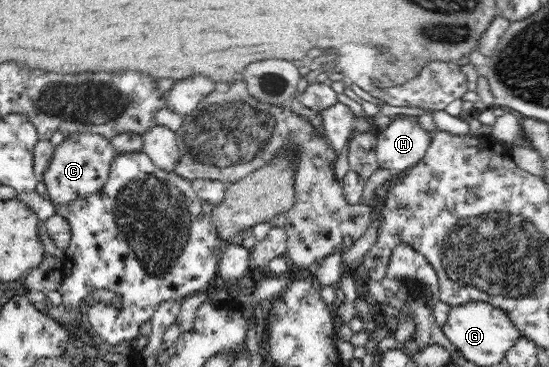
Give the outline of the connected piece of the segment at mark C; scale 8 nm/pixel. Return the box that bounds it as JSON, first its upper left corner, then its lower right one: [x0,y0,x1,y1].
[42,132,118,209]

